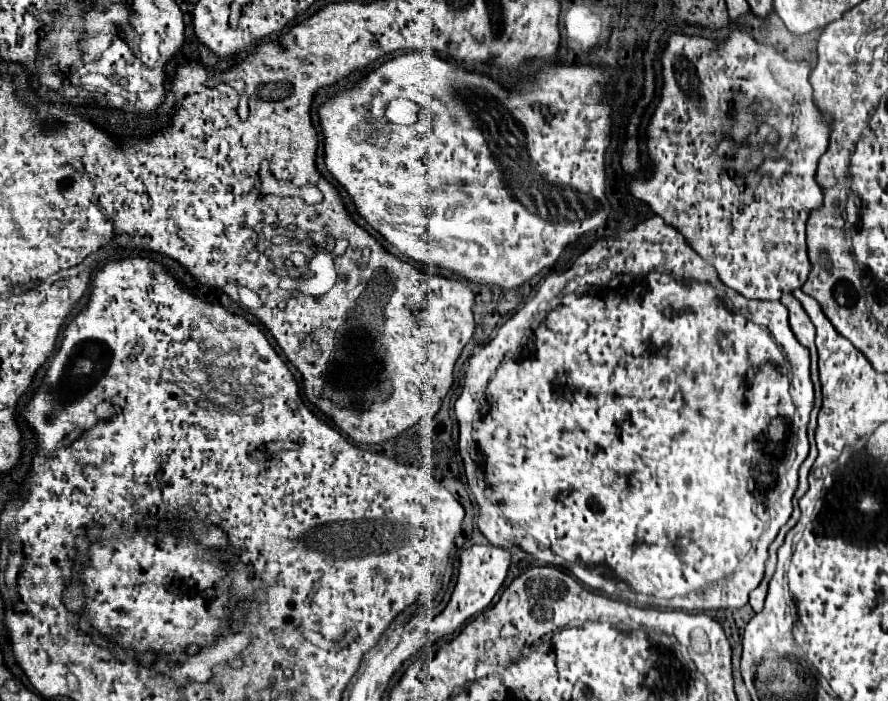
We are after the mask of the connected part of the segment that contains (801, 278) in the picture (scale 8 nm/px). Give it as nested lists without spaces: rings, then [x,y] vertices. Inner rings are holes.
[[[737,26],[726,39],[718,42],[674,35],[662,53],[662,67],[666,87],[650,120],[650,127],[647,127],[652,169],[646,177],[630,183],[632,195],[648,203],[650,209],[668,225],[680,229],[690,247],[716,267],[720,281],[742,293],[746,299],[776,301],[784,293],[800,289],[810,273],[806,253],[806,219],[812,209],[822,205],[822,189],[814,181],[814,173],[820,155],[828,147],[830,135],[830,117],[822,115],[812,103],[812,87],[808,83],[810,67],[806,63],[790,63],[776,49],[754,43],[744,26]],[[734,91],[748,97],[748,105],[756,103],[764,109],[774,109],[774,115],[780,117],[780,121],[789,121],[792,129],[792,139],[786,149],[774,153],[776,159],[788,161],[784,175],[776,179],[766,173],[754,191],[746,189],[742,175],[728,173],[724,169],[722,157],[716,153],[718,145],[714,145],[714,137],[710,137],[710,129],[714,129],[722,141],[726,141],[726,133],[732,133],[734,121],[730,121],[728,111],[734,107]]]

